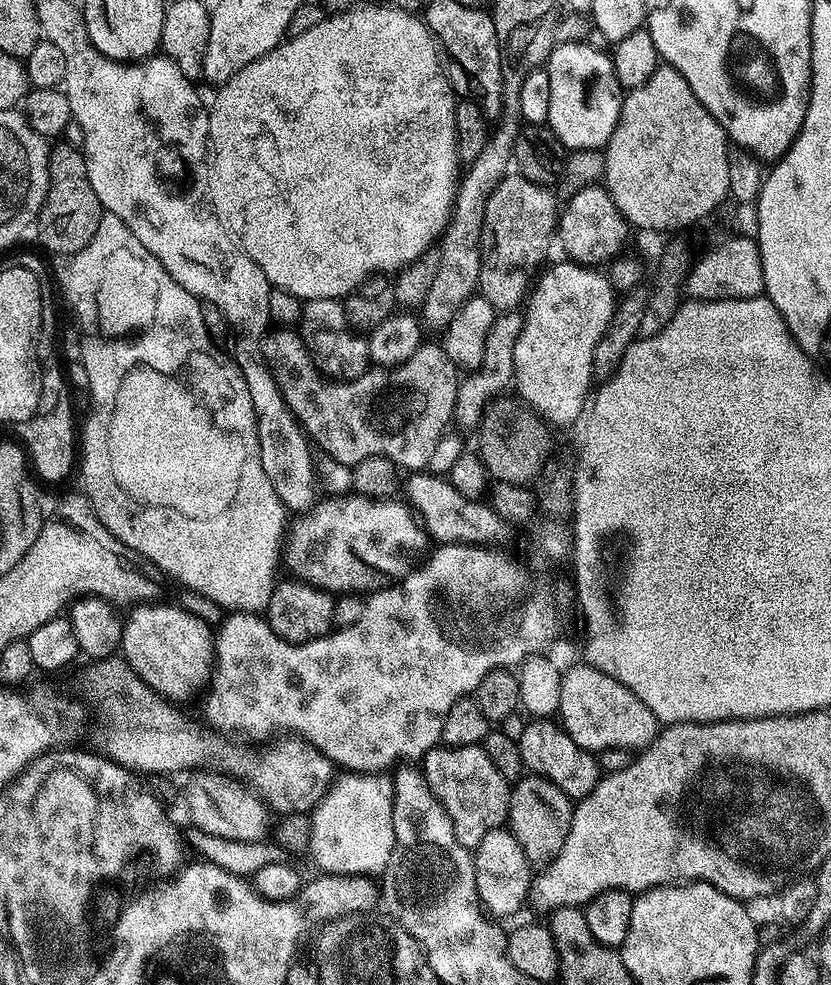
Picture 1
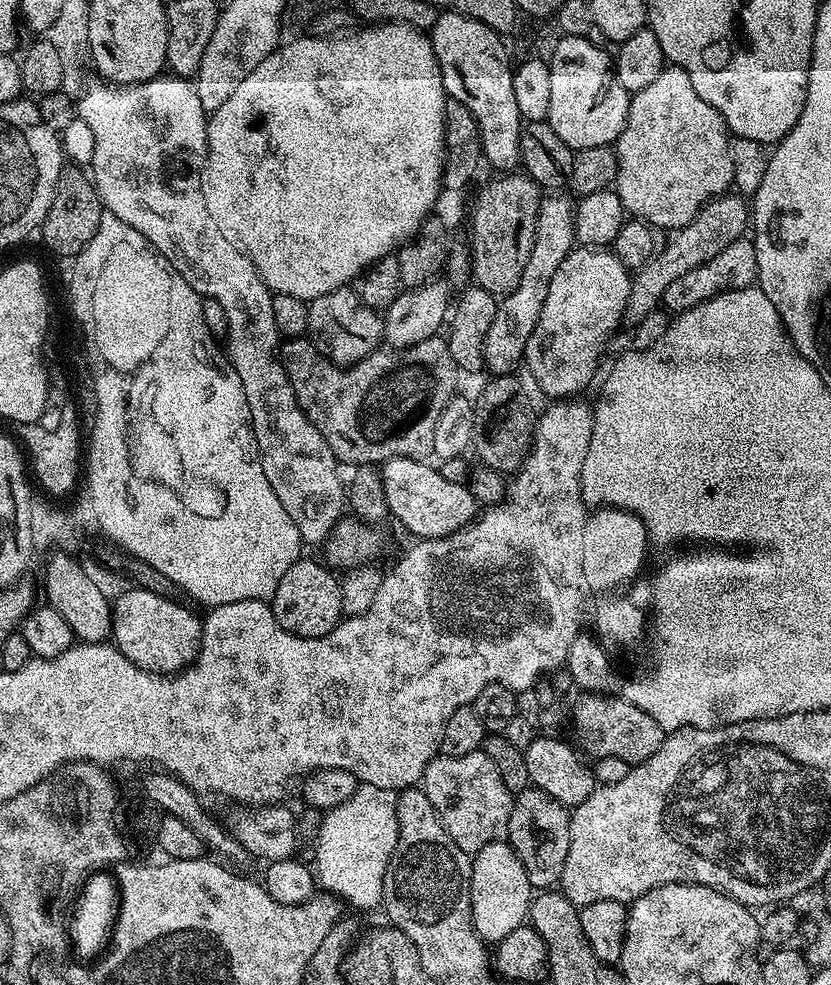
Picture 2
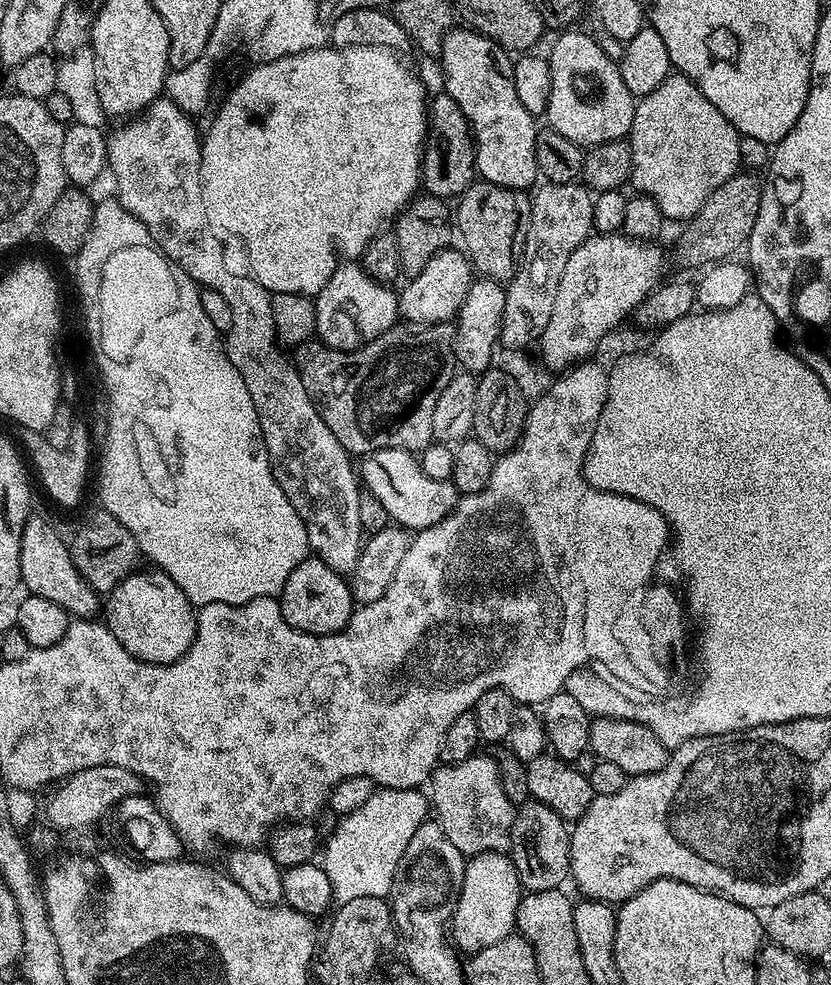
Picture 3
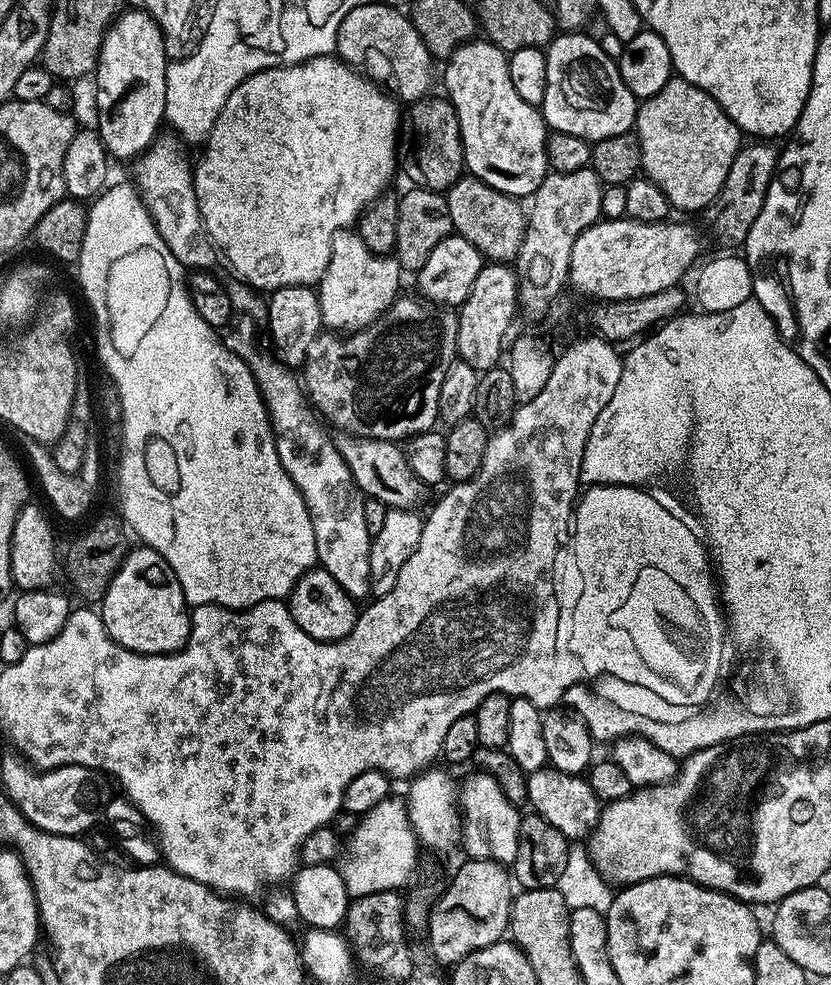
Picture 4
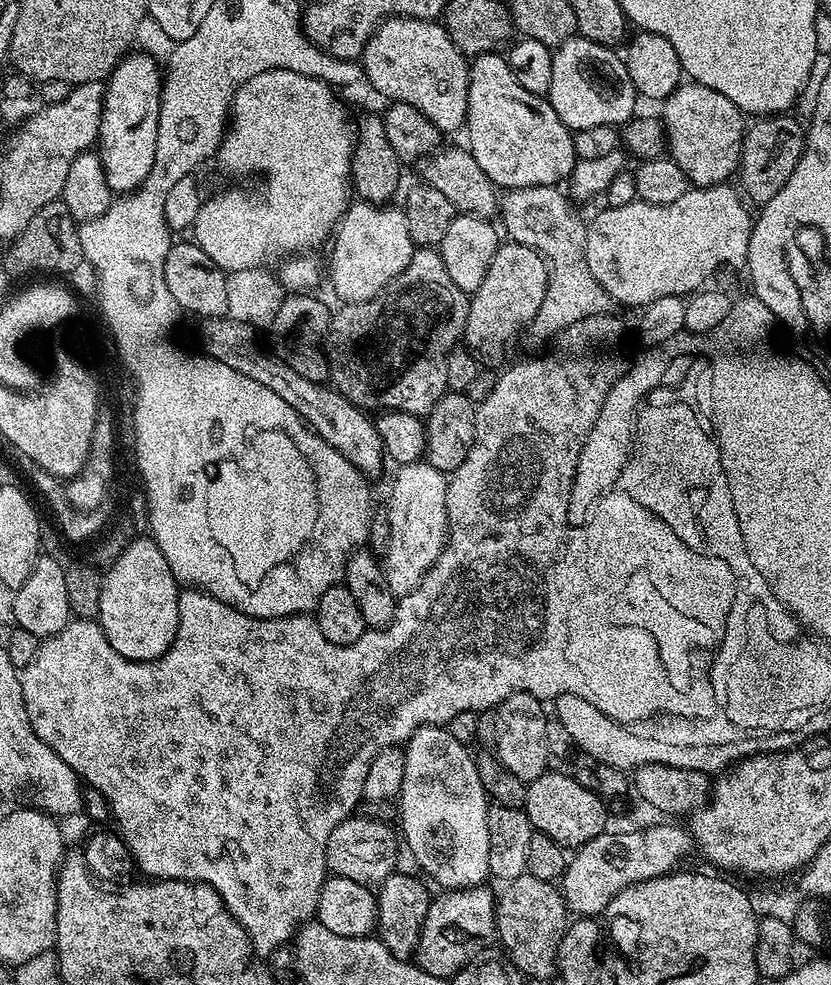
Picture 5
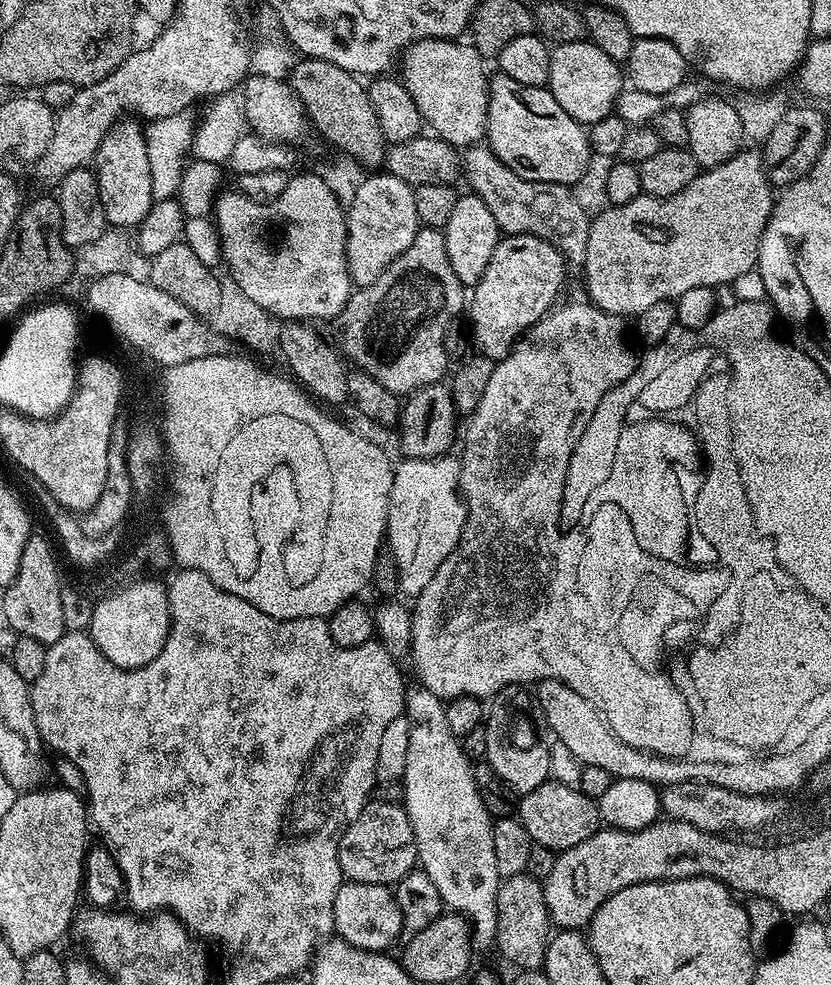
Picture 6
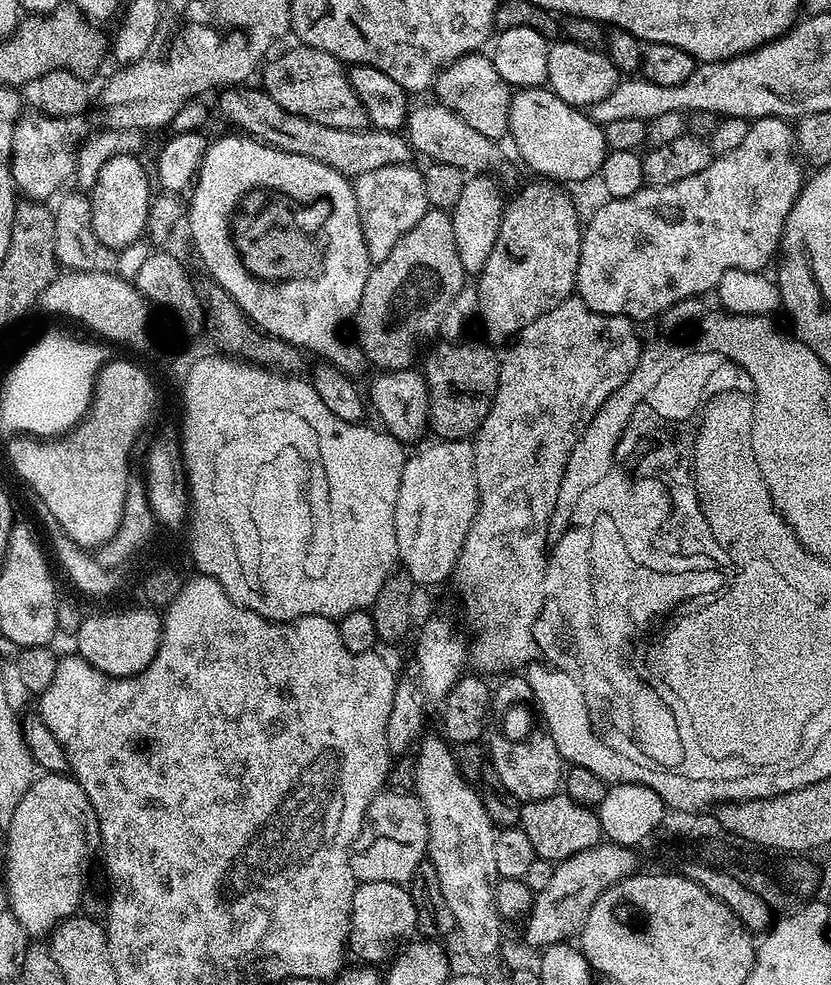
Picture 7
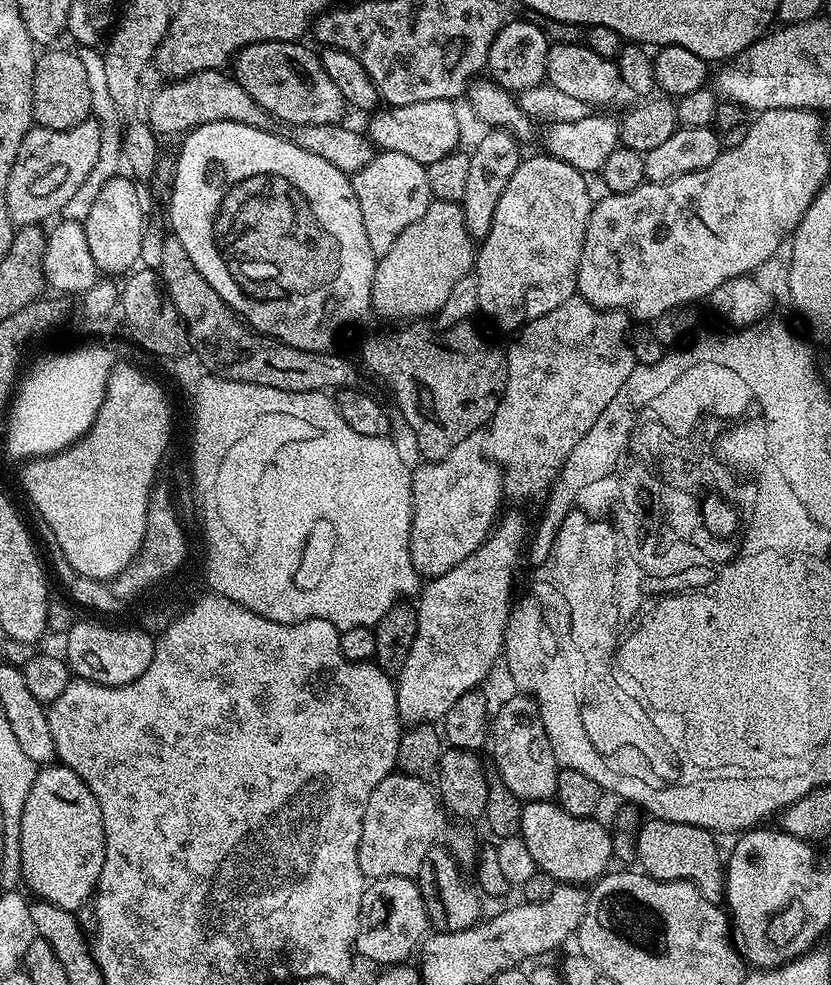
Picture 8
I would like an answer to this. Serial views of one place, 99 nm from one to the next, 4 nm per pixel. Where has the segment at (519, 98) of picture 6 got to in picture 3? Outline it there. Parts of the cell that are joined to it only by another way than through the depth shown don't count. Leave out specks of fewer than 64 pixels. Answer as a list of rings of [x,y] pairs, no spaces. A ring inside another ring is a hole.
[[[453,27],[440,47],[438,63],[444,67],[443,91],[462,106],[462,114],[466,114],[472,128],[479,179],[507,188],[531,189],[538,180],[534,158],[538,124],[526,106],[518,102],[512,81],[513,57],[489,36],[468,28]]]

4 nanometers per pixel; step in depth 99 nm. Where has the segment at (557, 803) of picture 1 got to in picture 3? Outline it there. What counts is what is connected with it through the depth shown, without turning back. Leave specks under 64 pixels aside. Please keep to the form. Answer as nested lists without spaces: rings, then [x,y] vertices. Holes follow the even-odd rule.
[[[529,798],[516,808],[512,823],[510,855],[520,876],[520,887],[525,893],[554,890],[570,876],[572,866],[572,833],[569,821],[561,818],[550,806]]]

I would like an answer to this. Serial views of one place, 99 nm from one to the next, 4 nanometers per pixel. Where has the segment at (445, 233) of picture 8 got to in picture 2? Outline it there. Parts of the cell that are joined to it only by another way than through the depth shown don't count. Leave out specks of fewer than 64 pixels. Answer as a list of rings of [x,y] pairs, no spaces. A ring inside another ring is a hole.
[[[439,335],[403,350],[377,350],[357,364],[333,364],[307,338],[288,338],[279,345],[278,355],[290,378],[294,398],[308,421],[318,429],[341,465],[383,465],[385,460],[410,458],[424,460],[433,455],[434,426],[442,410],[457,395],[458,369],[447,343]]]

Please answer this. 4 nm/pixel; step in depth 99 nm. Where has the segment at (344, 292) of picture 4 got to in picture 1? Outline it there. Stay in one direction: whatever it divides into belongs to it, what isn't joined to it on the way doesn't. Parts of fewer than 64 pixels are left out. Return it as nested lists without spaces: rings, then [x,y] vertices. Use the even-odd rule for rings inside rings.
[[[318,298],[303,301],[298,331],[321,377],[329,380],[353,380],[369,375],[370,357],[365,337],[349,328],[340,300]]]

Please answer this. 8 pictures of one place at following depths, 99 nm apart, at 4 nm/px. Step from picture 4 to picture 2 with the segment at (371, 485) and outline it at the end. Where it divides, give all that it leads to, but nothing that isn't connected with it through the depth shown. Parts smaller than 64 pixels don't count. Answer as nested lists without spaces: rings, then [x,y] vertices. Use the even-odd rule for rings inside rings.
[[[394,458],[385,460],[380,473],[388,511],[408,532],[413,532],[420,540],[437,540],[443,536],[454,534],[458,530],[468,527],[478,515],[478,505],[474,494],[464,484],[450,482],[440,473],[439,467],[428,465],[424,460],[411,460],[410,458]]]

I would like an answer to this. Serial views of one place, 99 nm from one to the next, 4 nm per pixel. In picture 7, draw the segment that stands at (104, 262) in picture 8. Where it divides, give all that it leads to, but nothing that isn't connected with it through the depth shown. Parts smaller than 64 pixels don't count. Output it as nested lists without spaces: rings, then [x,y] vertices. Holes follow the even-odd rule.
[[[126,152],[118,153],[116,156],[111,157],[105,165],[102,166],[101,170],[98,171],[97,181],[94,182],[94,186],[91,188],[90,191],[90,199],[92,201],[92,210],[93,210],[93,230],[94,234],[97,236],[97,242],[101,249],[106,250],[106,248],[114,248],[113,250],[121,250],[132,243],[139,241],[141,237],[145,235],[145,228],[147,226],[147,216],[148,216],[148,207],[150,207],[152,199],[154,197],[154,190],[152,190],[151,186],[148,185],[148,174],[150,178],[150,172],[144,169],[144,164],[138,158],[139,155],[136,154],[129,154]]]

